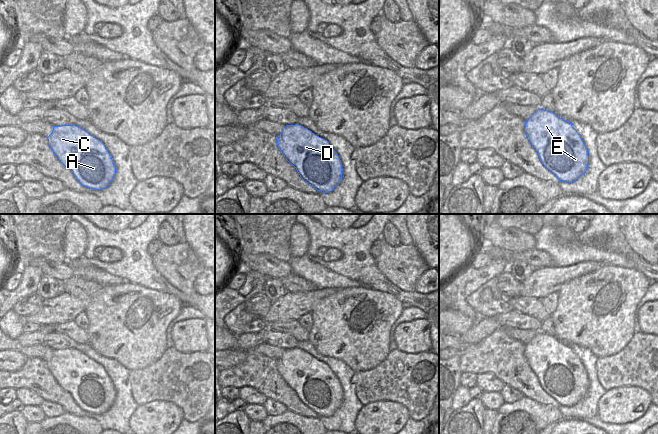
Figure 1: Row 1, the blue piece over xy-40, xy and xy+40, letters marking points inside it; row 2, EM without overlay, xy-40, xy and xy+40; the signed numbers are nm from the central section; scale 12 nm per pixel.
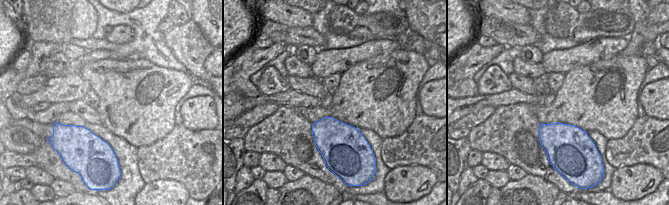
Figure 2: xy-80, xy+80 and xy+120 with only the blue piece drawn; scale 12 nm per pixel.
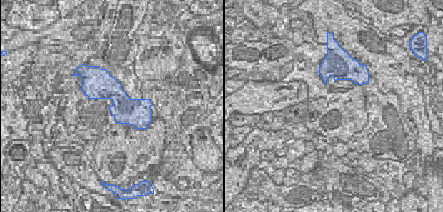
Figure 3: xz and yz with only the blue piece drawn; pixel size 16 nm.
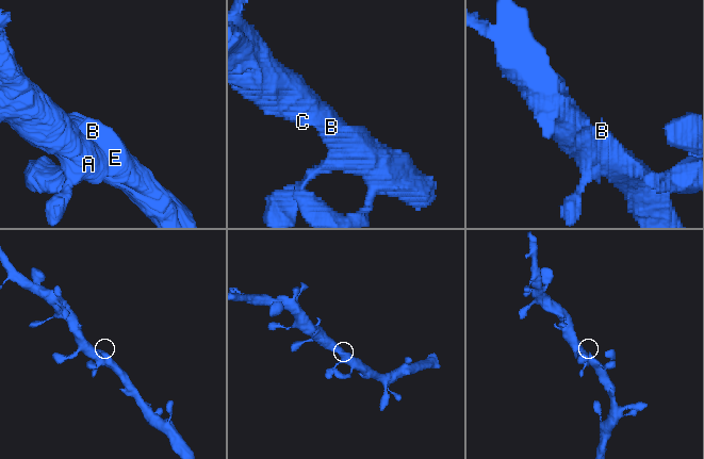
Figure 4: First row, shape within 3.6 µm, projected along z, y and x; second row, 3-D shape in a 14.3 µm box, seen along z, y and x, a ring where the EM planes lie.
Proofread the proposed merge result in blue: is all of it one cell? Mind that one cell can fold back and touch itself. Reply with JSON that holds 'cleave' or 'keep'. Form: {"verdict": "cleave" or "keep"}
{"verdict": "keep"}

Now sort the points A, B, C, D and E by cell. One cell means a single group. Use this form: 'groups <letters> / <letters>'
groups A B C D E

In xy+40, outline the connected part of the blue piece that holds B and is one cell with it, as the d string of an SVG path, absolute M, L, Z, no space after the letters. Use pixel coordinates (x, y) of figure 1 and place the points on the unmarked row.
M541 332L525 345L524 357L541 387L559 406L572 407L586 397L589 388L588 374L572 346Z

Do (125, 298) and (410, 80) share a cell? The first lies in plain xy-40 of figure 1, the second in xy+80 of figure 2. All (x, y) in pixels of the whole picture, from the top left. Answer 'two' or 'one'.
one

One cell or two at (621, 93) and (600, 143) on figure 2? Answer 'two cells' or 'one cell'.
two cells

